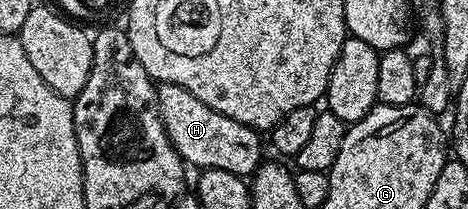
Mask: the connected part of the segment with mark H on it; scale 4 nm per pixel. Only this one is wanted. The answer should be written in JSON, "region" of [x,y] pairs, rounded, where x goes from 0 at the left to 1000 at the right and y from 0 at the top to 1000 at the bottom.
{"region":[[[340,397],[335,416],[340,550],[357,622],[357,651],[374,727],[391,756],[393,785],[417,794],[417,809],[481,809],[500,837],[534,847],[553,804],[564,756],[562,703],[553,689],[556,632],[532,598],[515,598],[498,579],[498,560],[481,560],[464,541],[464,522],[447,522],[438,483],[421,483],[404,426],[387,426],[387,407]]]}

